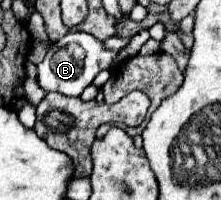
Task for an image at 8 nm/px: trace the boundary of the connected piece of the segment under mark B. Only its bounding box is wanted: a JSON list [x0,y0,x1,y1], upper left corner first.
[37,32,117,96]

